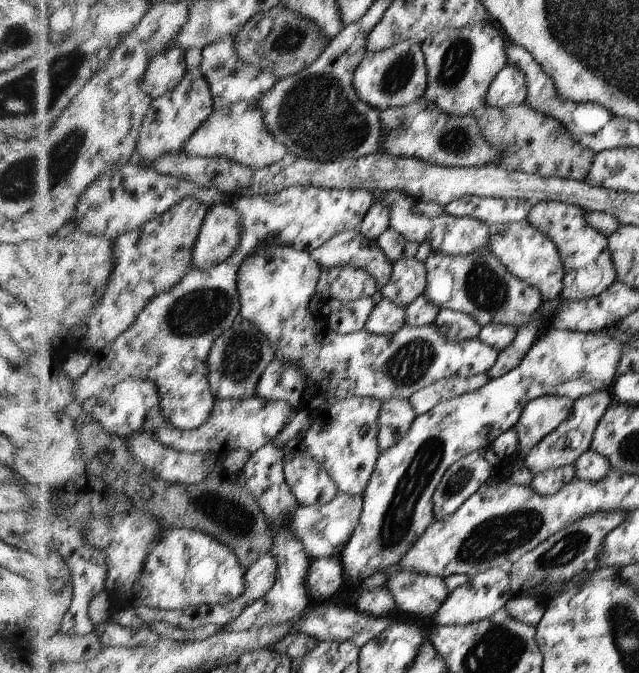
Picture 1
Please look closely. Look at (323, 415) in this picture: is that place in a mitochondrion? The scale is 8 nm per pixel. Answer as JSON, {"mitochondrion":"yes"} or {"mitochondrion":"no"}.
{"mitochondrion":"no"}

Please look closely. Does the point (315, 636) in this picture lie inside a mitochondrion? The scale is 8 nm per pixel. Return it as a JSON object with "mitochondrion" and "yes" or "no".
{"mitochondrion":"no"}

